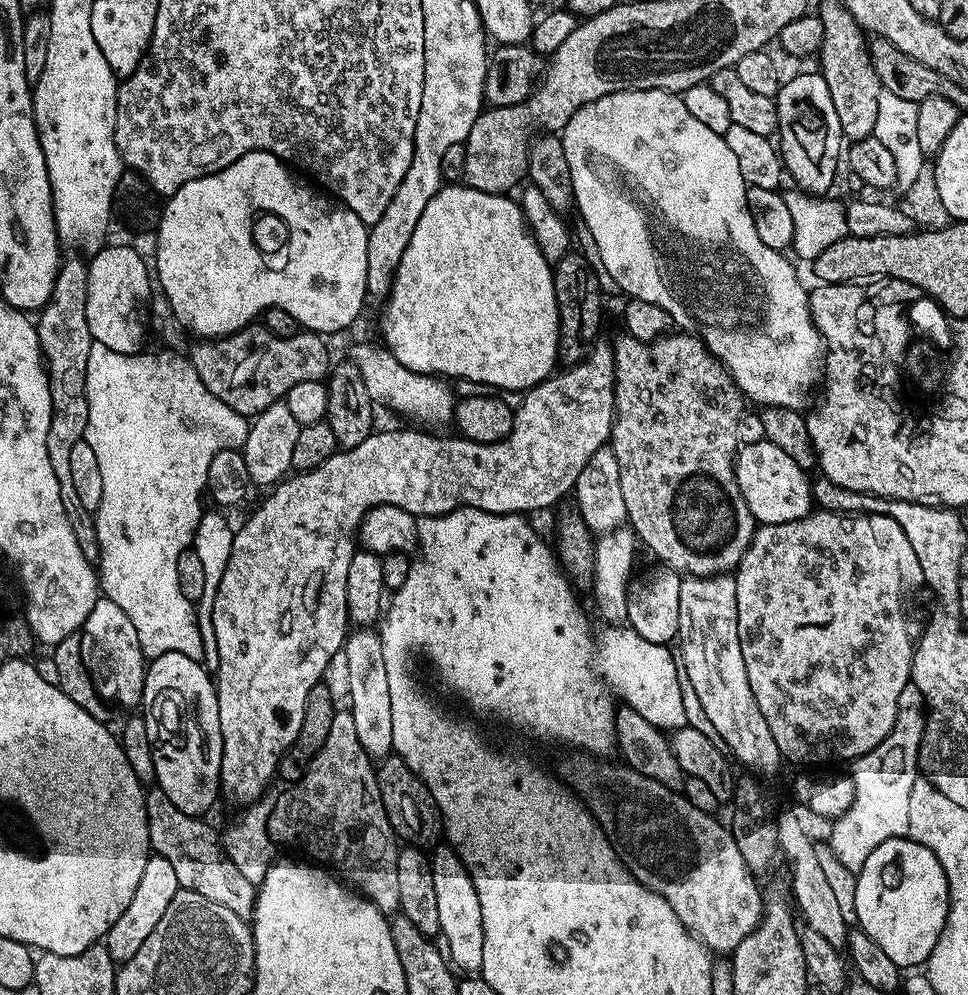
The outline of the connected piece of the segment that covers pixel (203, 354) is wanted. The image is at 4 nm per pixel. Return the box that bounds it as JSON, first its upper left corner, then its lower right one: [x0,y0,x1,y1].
[190,322,330,418]

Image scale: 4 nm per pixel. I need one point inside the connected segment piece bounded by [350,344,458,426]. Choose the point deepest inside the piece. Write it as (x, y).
(409, 393)

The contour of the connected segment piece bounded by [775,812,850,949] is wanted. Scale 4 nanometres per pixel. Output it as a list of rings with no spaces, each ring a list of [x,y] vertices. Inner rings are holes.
[[[780,812],[775,819],[779,851],[792,863],[790,895],[798,909],[799,919],[803,923],[805,920],[808,923],[805,925],[811,931],[822,934],[822,938],[826,938],[830,946],[843,949],[848,942],[850,925],[844,921],[844,908],[840,905],[840,896],[836,893],[836,888],[832,885],[832,880],[828,877],[828,872],[824,869],[824,864],[820,861],[820,856],[816,853],[816,848],[812,845],[812,840],[808,837],[803,822],[792,812],[782,814]]]

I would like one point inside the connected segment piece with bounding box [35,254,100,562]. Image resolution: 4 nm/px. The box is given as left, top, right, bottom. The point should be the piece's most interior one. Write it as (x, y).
(65, 338)

